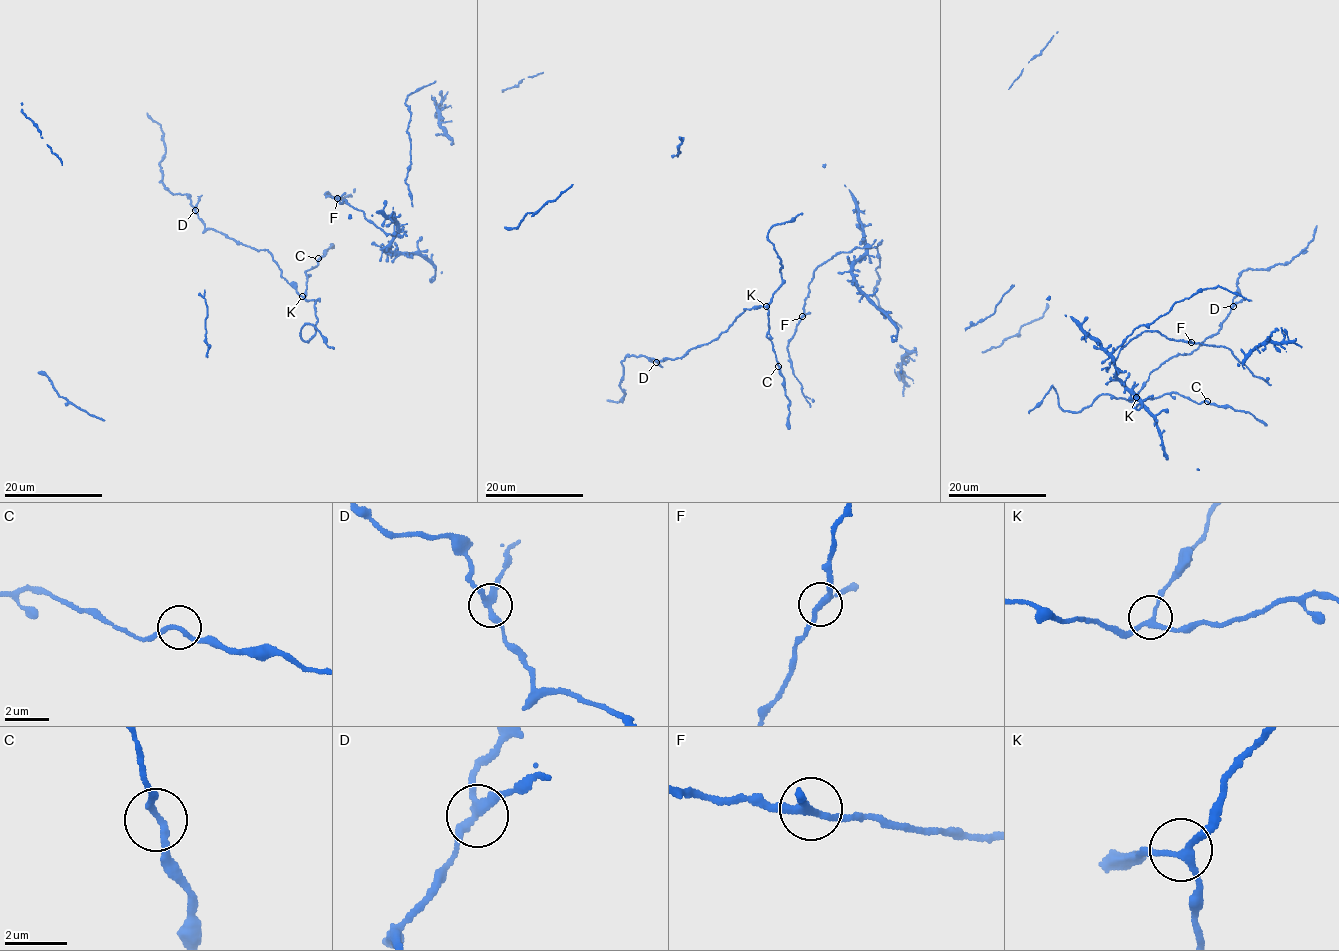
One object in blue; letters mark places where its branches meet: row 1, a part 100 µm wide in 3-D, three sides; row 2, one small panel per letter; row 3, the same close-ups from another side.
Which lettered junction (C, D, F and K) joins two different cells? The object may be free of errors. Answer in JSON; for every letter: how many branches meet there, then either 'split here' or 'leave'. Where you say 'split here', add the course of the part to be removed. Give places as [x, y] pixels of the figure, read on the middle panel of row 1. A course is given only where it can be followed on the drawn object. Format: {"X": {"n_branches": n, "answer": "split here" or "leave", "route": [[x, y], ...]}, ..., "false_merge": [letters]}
{"C": {"n_branches": 2, "answer": "leave"}, "D": {"n_branches": 3, "answer": "split here", "route": [[656, 362], [647, 356], [625, 358], [622, 362], [623, 379], [619, 387], [625, 395], [616, 401], [606, 400]]}, "F": {"n_branches": 3, "answer": "leave"}, "K": {"n_branches": 3, "answer": "leave"}, "false_merge": ["D"]}

